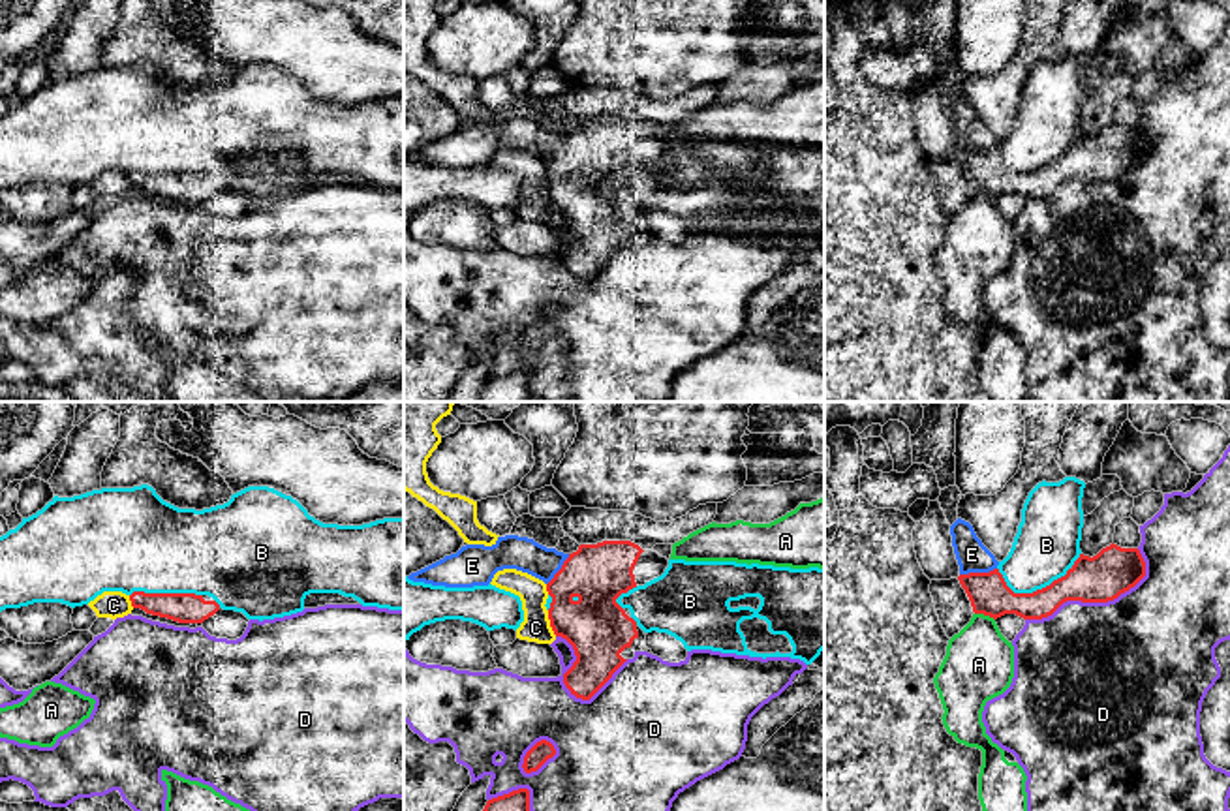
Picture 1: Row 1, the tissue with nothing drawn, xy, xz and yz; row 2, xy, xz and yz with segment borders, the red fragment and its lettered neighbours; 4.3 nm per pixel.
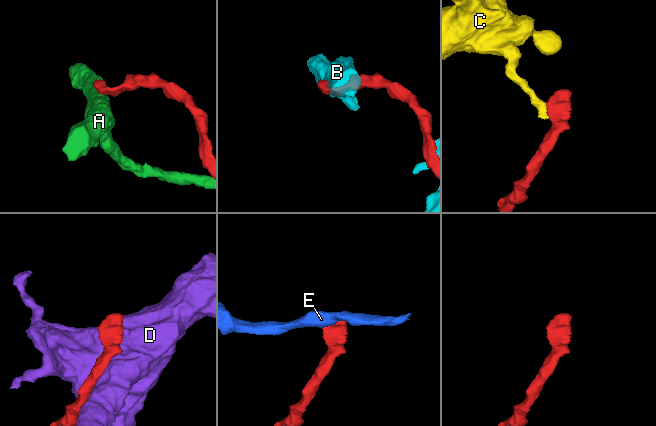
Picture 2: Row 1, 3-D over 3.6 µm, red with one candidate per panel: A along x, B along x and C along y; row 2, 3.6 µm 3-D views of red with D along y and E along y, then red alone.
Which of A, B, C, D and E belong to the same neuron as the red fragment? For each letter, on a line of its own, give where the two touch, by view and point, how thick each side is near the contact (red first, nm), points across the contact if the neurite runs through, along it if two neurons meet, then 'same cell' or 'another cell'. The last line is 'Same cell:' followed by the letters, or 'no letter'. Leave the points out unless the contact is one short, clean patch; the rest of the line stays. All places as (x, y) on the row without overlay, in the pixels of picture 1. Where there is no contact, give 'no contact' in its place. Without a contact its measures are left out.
A: contact yz (984, 194); calibres 170 and 300 nm; another cell
B: contact yz (1039, 169); calibres 190 and 280 nm; another cell
C: contact xz (551, 203); calibres 280 and 130 nm; border xz (547, 190), (551, 209), (556, 214); another cell
D: contact yz (1097, 181); calibres 200 and 500 nm; another cell
E: contact yz (977, 153); calibres 170 and 140 nm; border yz (996, 147), (960, 154); another cell
Same cell: no letter

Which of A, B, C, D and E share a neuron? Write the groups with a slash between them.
A / B / C / D / E

